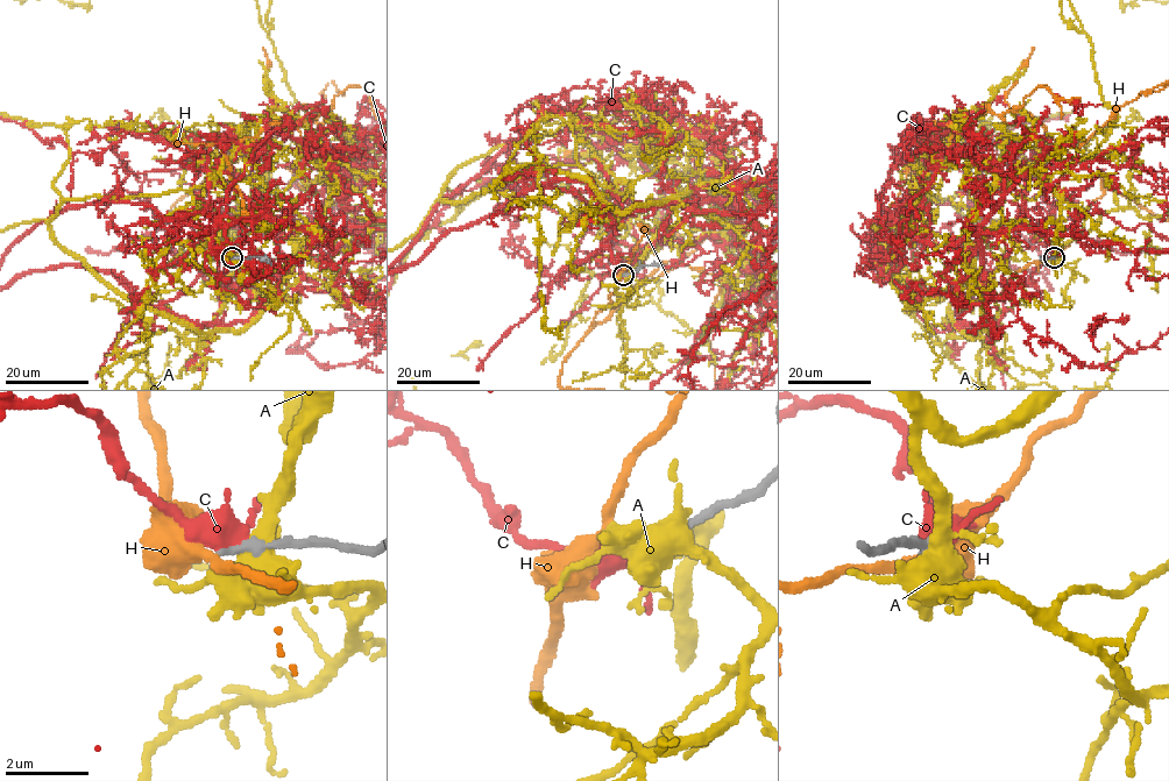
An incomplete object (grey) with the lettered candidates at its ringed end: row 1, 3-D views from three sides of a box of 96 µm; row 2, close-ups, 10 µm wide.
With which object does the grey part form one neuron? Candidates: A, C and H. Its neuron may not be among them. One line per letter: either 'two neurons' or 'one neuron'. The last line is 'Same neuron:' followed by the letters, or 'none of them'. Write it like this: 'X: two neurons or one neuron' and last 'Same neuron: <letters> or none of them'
A: two neurons
C: one neuron
H: two neurons
Same neuron: C

